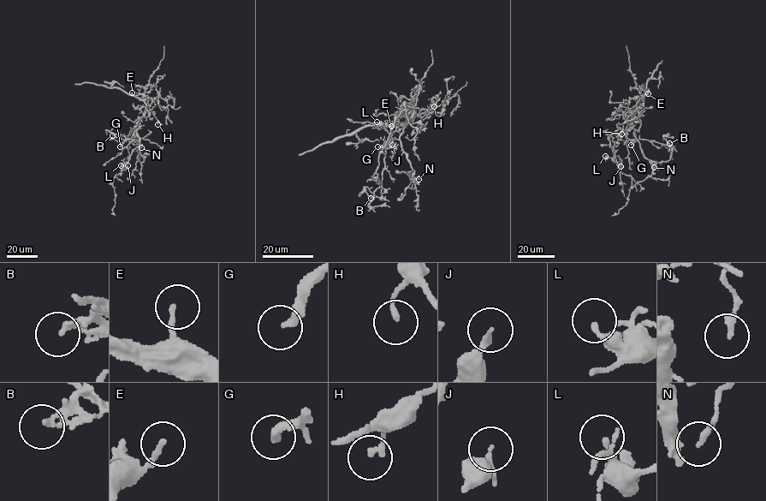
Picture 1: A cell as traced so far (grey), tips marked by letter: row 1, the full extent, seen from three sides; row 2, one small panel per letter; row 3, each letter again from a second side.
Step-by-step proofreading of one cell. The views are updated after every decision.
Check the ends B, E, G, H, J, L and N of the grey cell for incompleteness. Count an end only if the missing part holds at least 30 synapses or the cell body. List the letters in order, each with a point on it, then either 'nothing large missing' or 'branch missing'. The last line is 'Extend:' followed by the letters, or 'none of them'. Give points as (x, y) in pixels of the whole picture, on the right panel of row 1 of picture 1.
B: place (669, 143); nothing large missing
E: place (648, 93); branch missing
G: place (631, 145); branch missing
H: place (621, 134); nothing large missing
J: place (620, 166); nothing large missing
L: place (605, 156); nothing large missing
N: place (654, 167); nothing large missing
Extend: E, G

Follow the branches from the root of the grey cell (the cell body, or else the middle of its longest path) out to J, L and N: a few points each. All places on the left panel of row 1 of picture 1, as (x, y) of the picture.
J: (136, 132), (139, 145), (123, 169), (127, 165)
L: (136, 132), (139, 145), (132, 153), (128, 162), (121, 165)
N: (136, 132), (134, 130), (138, 125), (134, 134), (141, 147)

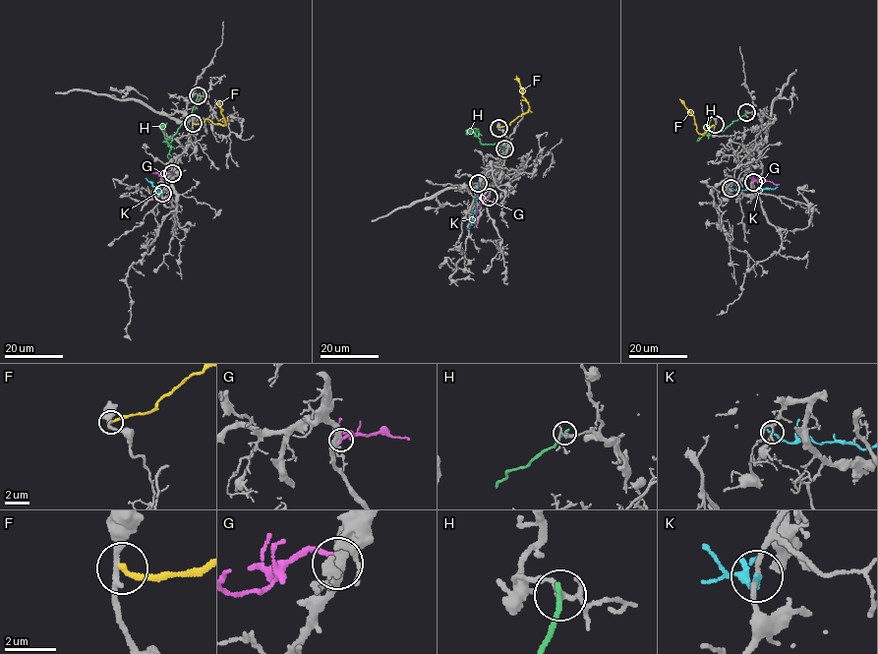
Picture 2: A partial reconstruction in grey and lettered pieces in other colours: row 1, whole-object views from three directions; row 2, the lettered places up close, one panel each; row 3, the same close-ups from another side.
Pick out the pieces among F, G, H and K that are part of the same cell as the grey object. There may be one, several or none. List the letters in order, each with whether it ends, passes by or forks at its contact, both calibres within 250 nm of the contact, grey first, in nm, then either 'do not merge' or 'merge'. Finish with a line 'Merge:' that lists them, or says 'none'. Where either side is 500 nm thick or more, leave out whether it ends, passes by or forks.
F: it ends | 240/220 nm | do not merge
G: it ends | 400/240 nm | merge
H: it ends | 190/220 nm | do not merge
K: it ends | 170/190 nm | do not merge
Merge: G

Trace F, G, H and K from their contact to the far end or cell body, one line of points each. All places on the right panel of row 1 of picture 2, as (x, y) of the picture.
F: (715, 124), (714, 128), (712, 125), (700, 134), (694, 115), (679, 98)
G: (753, 182), (763, 180), (779, 185)
H: (746, 112), (724, 130), (710, 133), (708, 125), (715, 112)
K: (731, 187), (756, 191), (775, 188), (777, 185)

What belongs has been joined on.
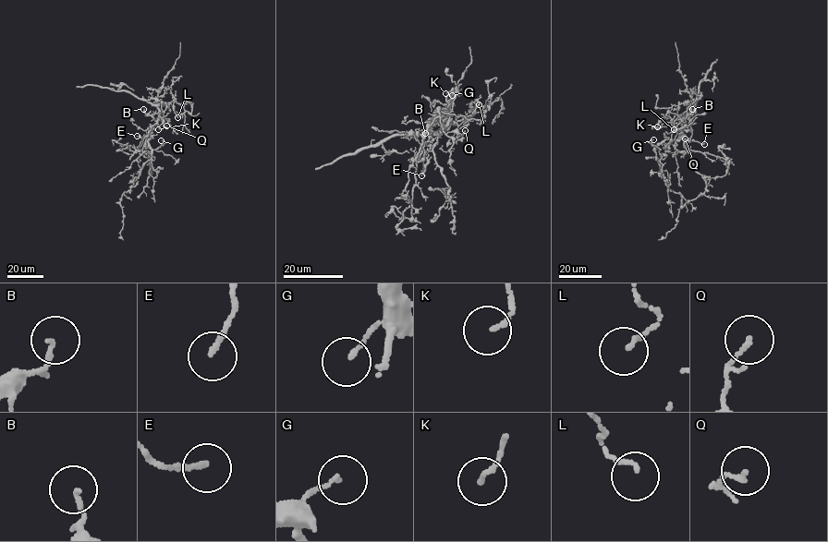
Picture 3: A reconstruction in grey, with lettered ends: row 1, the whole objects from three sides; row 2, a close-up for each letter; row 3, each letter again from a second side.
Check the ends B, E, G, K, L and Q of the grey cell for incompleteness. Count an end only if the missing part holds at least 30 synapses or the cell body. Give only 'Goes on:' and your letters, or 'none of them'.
Goes on: E

